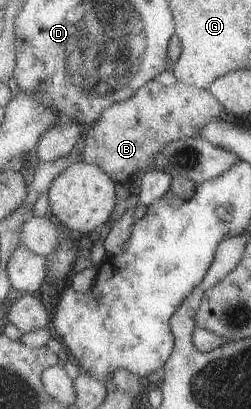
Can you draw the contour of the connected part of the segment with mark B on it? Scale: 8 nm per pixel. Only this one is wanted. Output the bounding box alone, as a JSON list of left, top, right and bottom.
[82,81,225,184]

